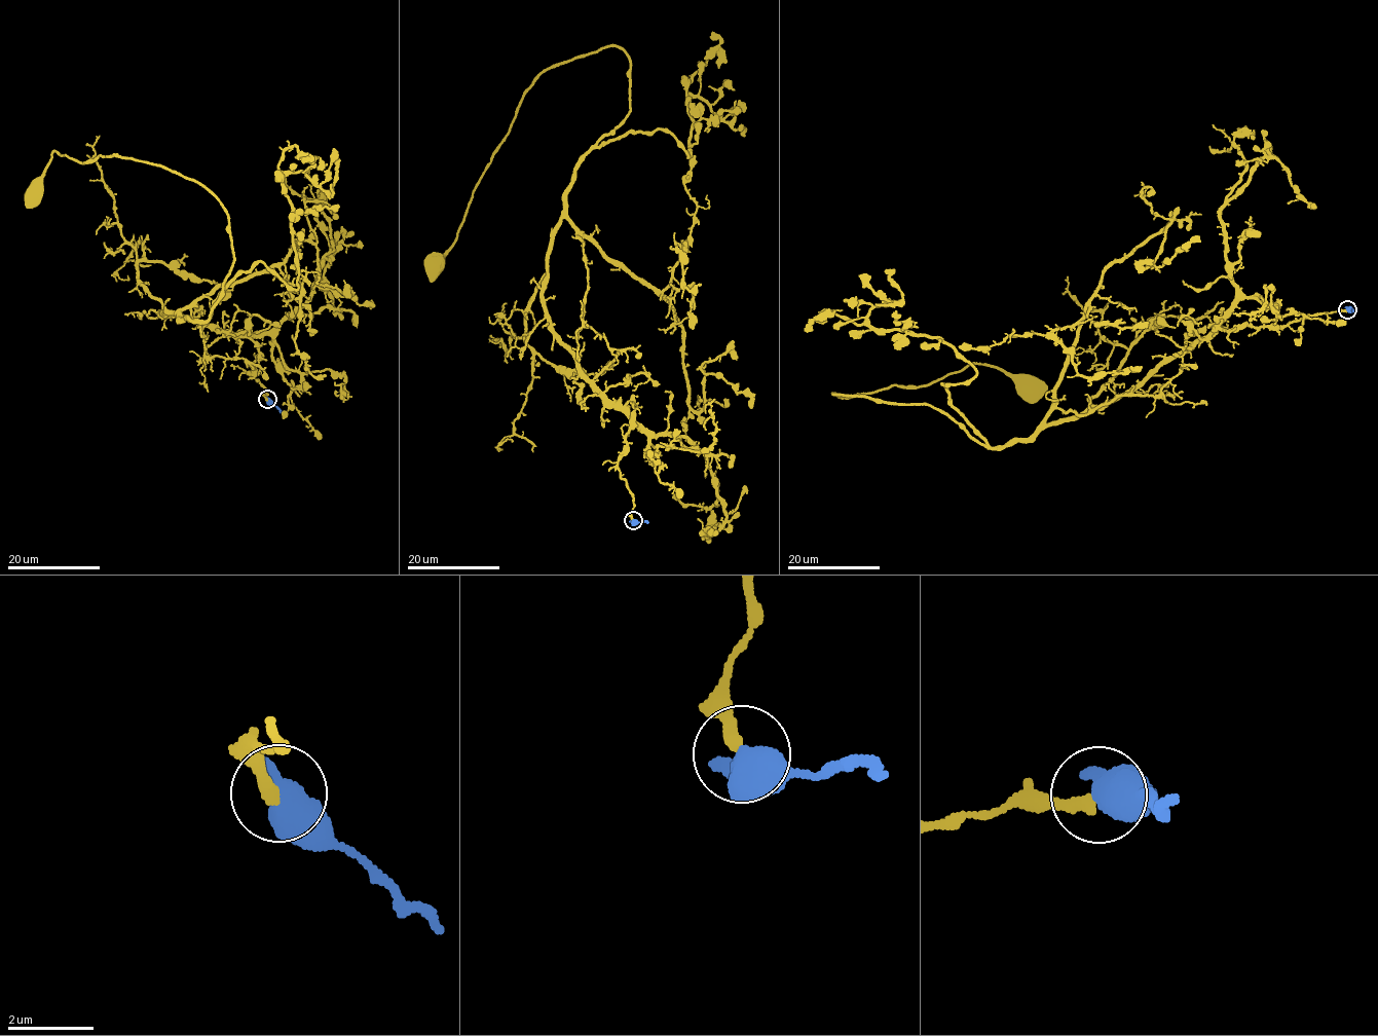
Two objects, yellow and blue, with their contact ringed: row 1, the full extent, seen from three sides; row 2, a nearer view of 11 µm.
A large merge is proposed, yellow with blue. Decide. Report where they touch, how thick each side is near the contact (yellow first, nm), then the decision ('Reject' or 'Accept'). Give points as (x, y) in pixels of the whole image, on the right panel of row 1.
Place: (1347, 309). Thickness 320 nm (yellow) against 500 nm. Reject

